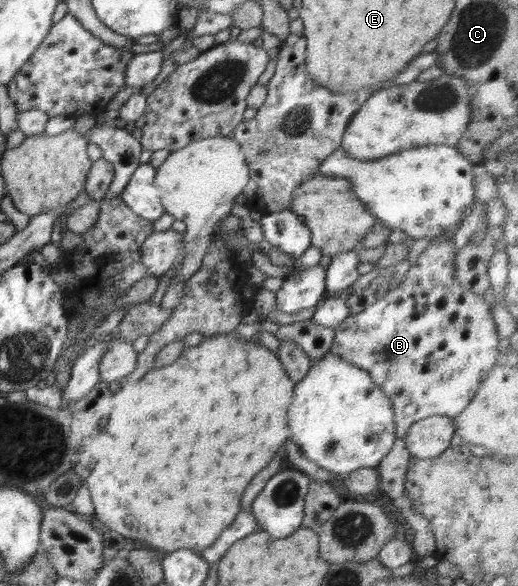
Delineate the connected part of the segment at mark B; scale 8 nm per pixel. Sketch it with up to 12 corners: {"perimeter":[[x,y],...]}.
{"perimeter":[[433,237],[397,289],[335,328],[330,354],[395,414],[382,490],[432,556],[405,496],[405,435],[455,418],[498,365],[484,295]]}

